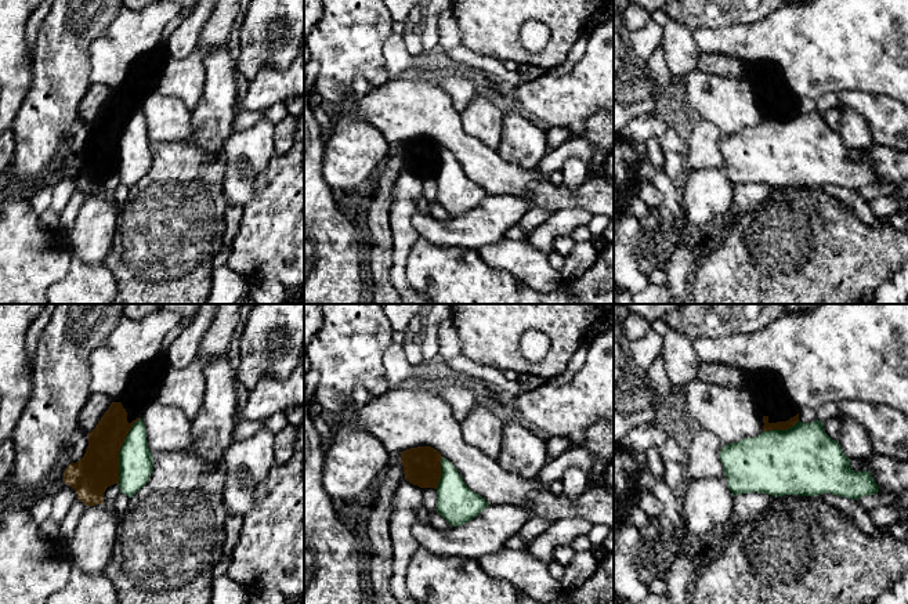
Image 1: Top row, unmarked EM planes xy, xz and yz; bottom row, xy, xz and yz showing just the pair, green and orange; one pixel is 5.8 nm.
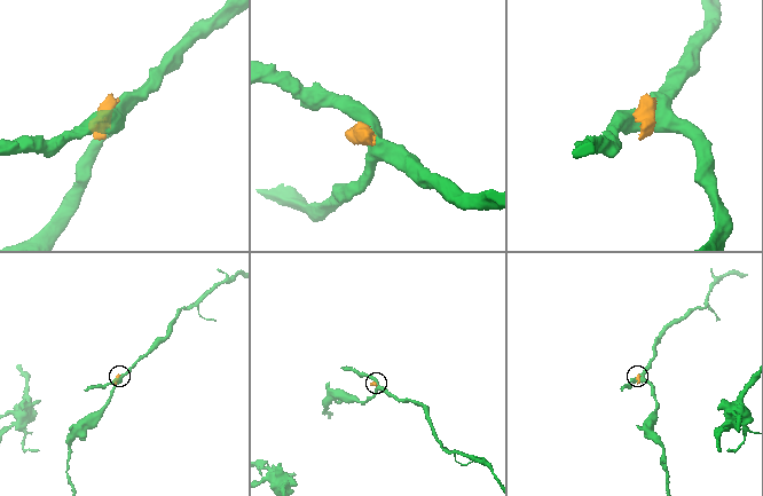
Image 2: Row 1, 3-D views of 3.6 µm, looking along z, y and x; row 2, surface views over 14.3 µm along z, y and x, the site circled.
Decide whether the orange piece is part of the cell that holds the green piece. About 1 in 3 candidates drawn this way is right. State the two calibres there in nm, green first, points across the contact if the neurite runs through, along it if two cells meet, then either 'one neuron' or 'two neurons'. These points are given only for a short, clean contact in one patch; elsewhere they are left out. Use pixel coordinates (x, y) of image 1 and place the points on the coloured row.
200 nm thick on the green side, 240 nm on the other; two neurons

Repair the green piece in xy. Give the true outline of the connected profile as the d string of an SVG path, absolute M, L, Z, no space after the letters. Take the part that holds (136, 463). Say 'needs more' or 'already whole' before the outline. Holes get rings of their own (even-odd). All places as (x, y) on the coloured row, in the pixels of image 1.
already whole; M140 417L129 431L119 452L119 488L131 498L149 480L153 470L152 452L148 448L146 431Z

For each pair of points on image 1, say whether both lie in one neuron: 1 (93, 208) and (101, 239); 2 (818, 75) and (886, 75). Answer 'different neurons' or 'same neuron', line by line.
1: same neuron
2: same neuron

